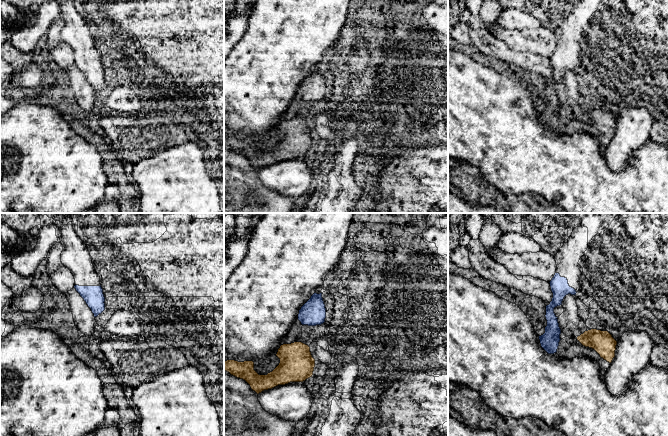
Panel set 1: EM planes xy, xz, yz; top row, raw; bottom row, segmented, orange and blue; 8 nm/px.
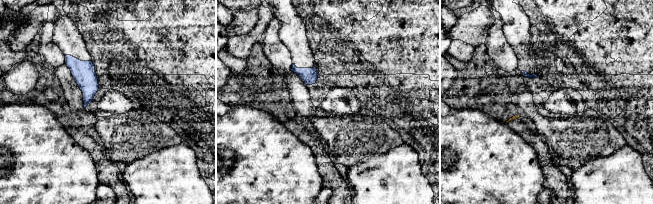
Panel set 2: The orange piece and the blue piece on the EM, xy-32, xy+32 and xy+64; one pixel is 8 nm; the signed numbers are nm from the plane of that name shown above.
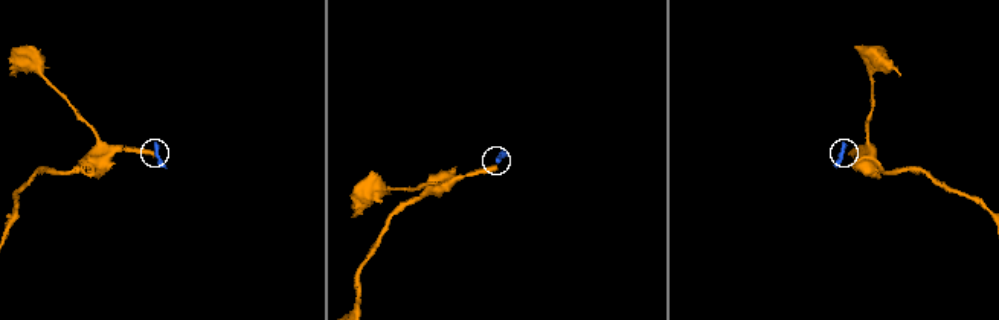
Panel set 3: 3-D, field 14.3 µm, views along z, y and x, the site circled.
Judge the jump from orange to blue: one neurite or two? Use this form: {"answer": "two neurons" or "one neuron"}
{"answer": "two neurons"}

